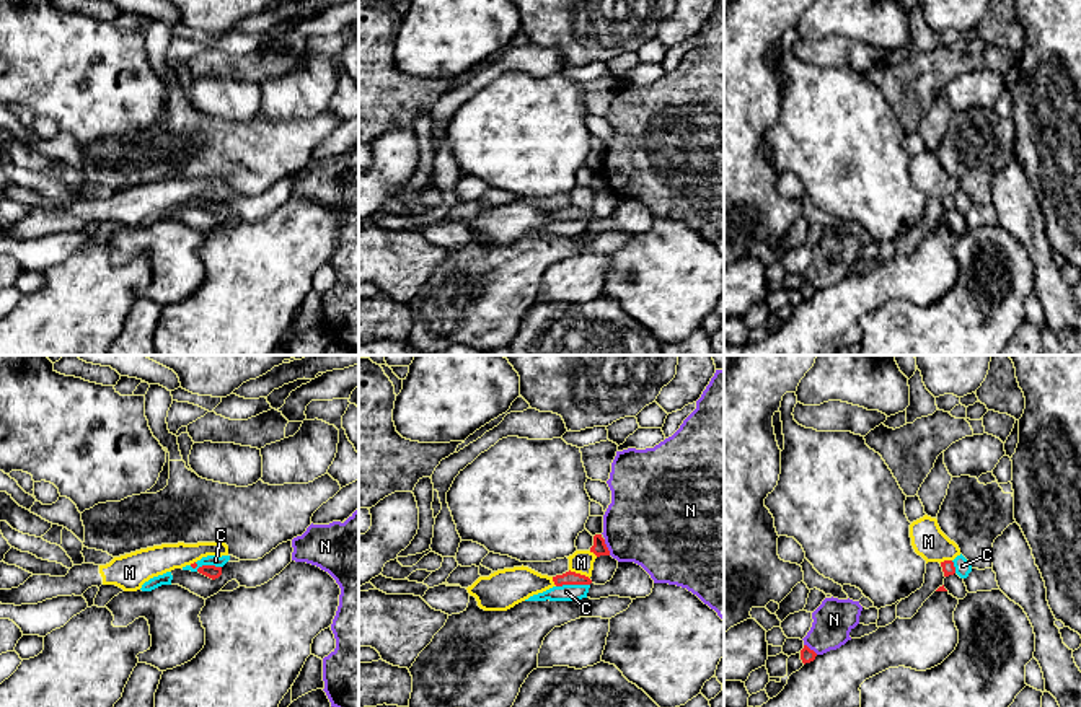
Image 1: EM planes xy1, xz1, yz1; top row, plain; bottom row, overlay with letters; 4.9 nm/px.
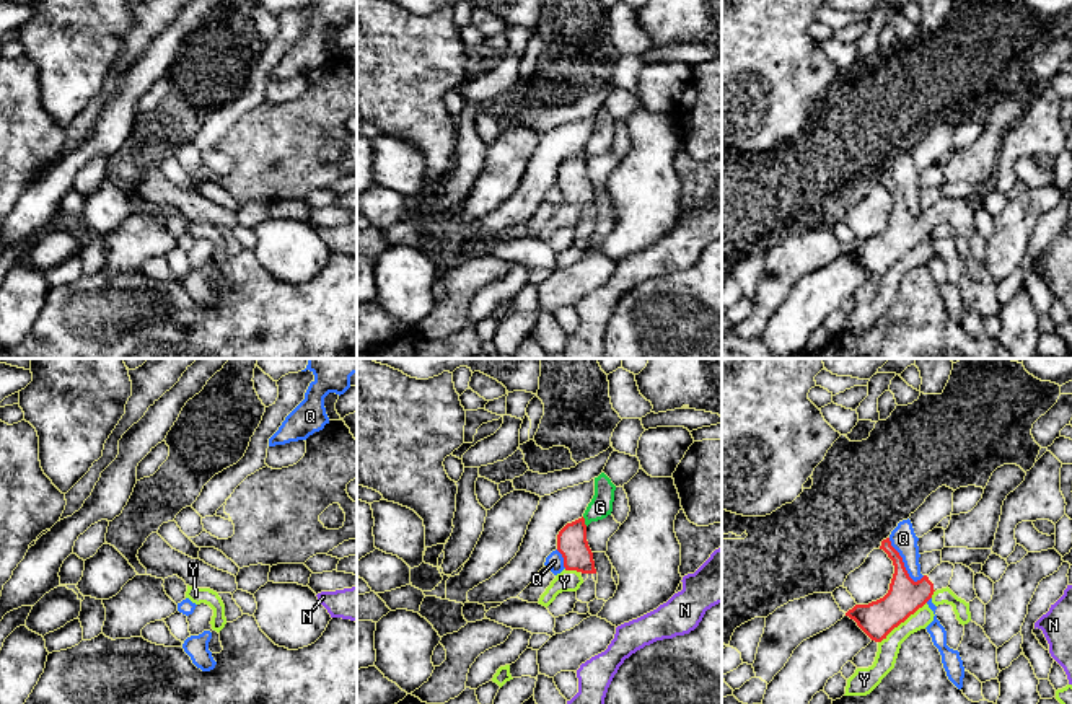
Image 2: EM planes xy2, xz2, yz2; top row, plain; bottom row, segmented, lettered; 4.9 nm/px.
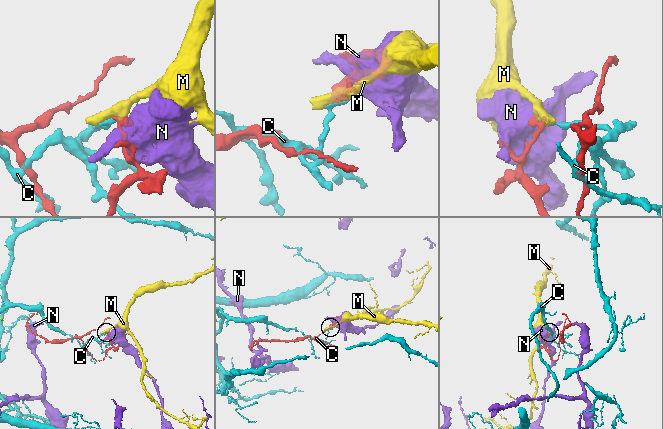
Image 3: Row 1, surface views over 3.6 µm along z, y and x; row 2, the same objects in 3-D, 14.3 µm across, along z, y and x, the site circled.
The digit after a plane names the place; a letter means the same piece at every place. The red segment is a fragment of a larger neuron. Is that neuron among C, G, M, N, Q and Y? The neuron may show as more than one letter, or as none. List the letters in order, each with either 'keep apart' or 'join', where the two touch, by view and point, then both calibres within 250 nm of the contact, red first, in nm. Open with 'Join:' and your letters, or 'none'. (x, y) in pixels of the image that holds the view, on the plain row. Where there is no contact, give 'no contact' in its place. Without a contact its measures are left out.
Join: none
C: keep apart | xy1 (206, 201) | 70/50 nm
G: keep apart | xz2 (584, 157) | 150/110 nm
M: keep apart | xz1 (579, 209) | 70/110 nm
N: keep apart | xz1 (607, 183) | 70/420 nm
Q: keep apart | yz2 (903, 198) | 180/130 nm
Y: keep apart | yz2 (901, 256) | 180/110 nm

